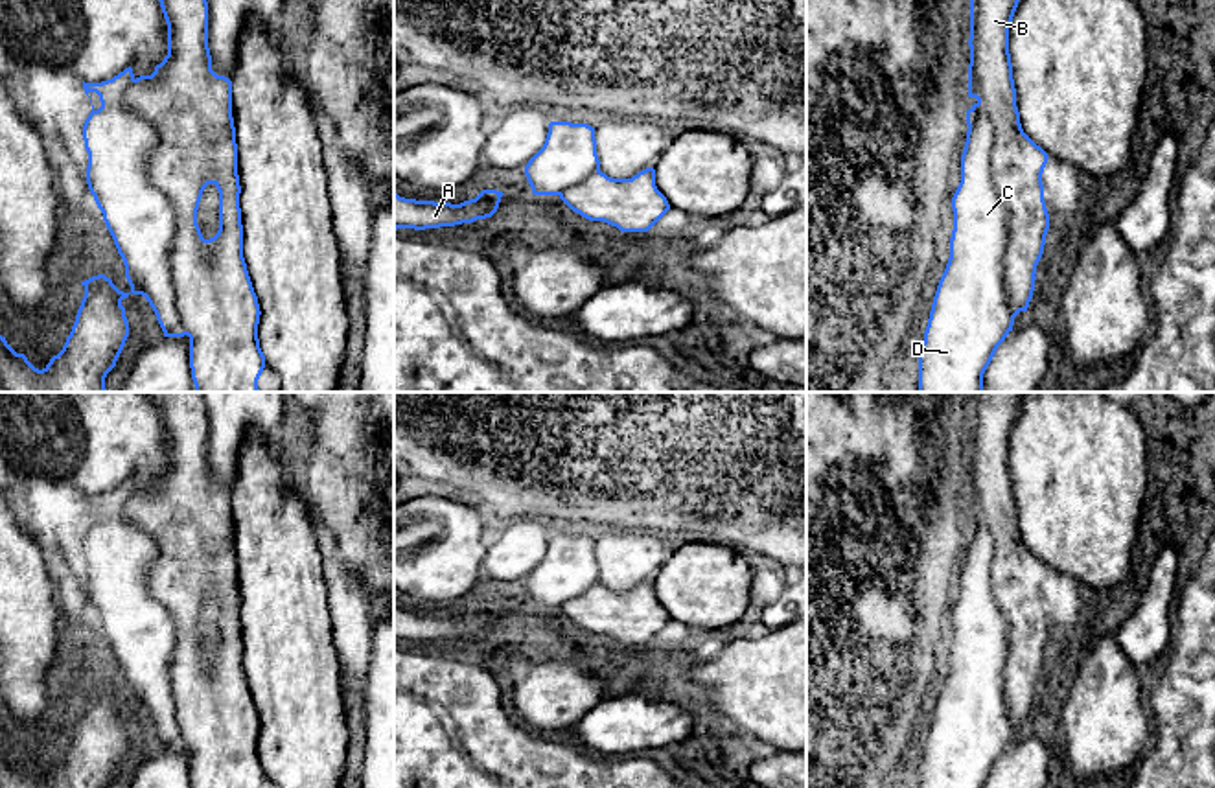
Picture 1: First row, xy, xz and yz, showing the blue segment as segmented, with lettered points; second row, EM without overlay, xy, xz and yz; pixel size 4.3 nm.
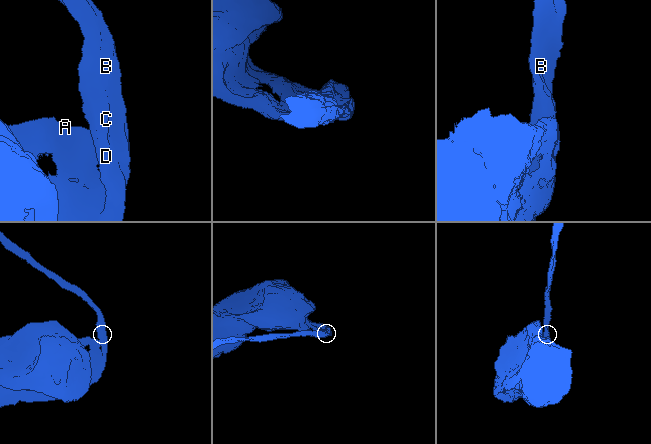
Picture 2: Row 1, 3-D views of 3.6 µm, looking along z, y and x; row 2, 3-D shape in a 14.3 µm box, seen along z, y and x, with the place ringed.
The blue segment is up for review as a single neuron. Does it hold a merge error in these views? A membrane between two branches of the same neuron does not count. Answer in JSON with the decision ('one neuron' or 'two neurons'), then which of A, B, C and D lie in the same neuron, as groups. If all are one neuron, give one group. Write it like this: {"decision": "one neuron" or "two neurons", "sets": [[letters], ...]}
{"decision": "two neurons", "sets": [["A", "B"], ["C", "D"]]}

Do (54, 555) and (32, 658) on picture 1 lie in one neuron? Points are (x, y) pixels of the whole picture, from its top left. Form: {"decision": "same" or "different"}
{"decision": "same"}

